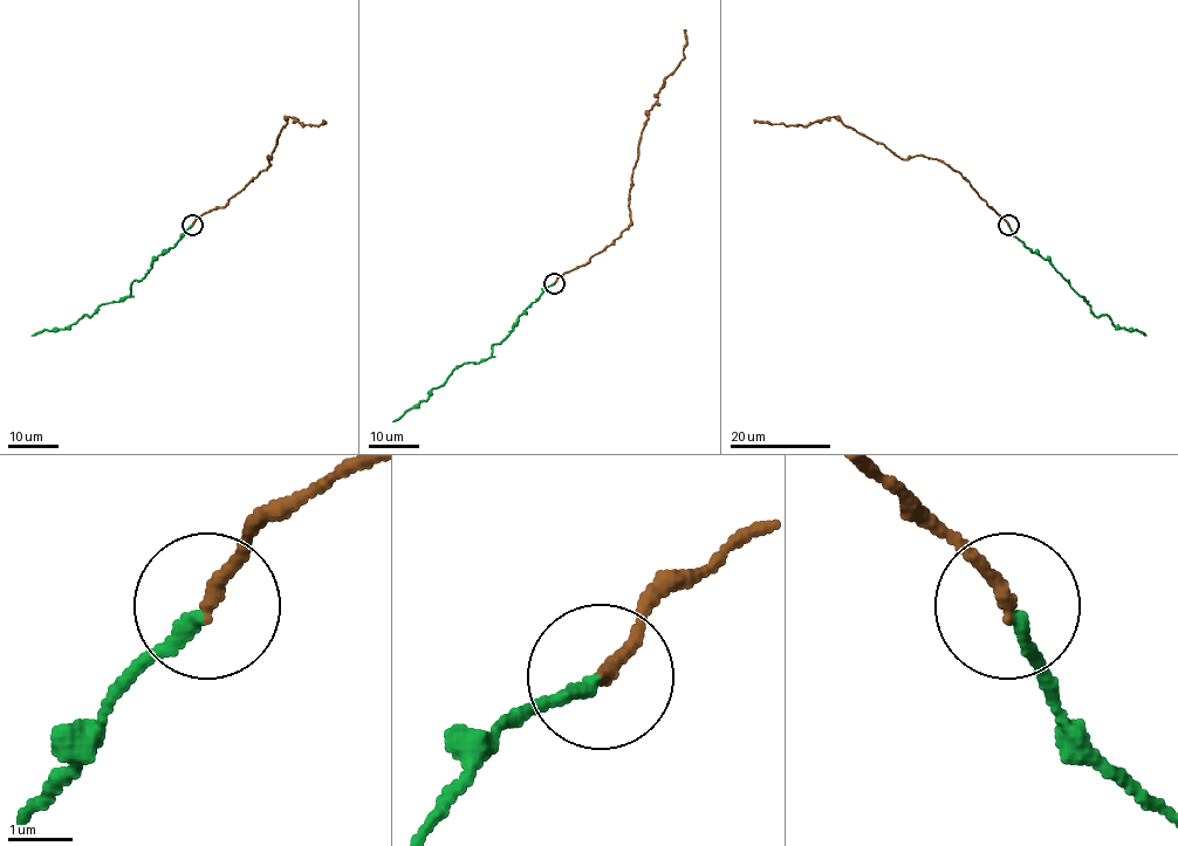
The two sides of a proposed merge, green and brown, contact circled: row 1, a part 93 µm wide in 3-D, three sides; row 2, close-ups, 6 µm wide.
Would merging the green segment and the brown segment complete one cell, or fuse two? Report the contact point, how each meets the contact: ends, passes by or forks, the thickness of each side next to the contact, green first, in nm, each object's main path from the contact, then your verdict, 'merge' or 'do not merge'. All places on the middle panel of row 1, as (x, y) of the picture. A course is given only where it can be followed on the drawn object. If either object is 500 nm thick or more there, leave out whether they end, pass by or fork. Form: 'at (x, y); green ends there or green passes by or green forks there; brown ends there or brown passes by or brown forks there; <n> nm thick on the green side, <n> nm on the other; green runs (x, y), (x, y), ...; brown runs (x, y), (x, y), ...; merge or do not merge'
at (554, 283); green ends there; brown ends there; 200 nm thick on the green side, 200 nm on the other; green runs (554, 283), (518, 318), (513, 330), (493, 344), (488, 358), (458, 365), (430, 396), (392, 421); brown runs (554, 283), (602, 252), (631, 222), (628, 199), (641, 133), (664, 81), (684, 57), (684, 29); merge

